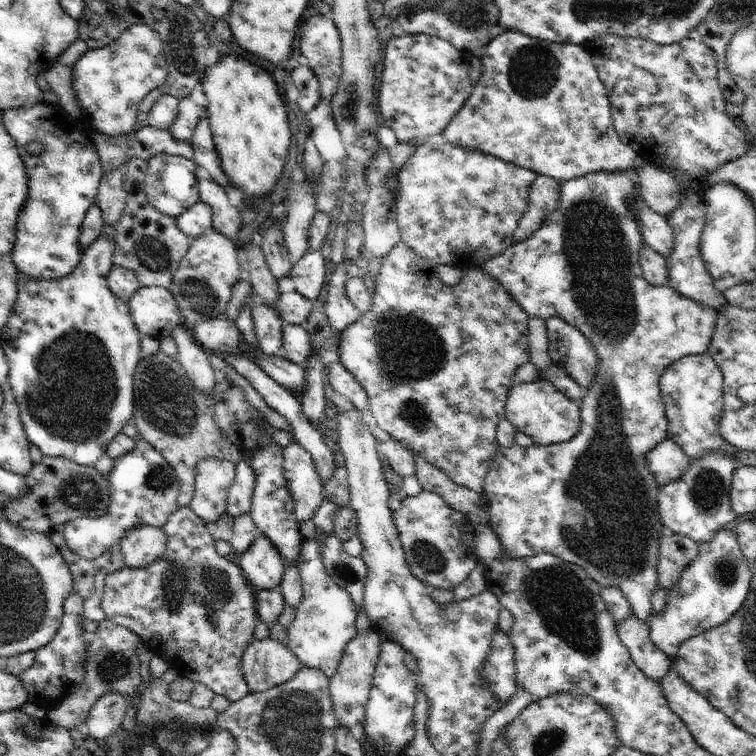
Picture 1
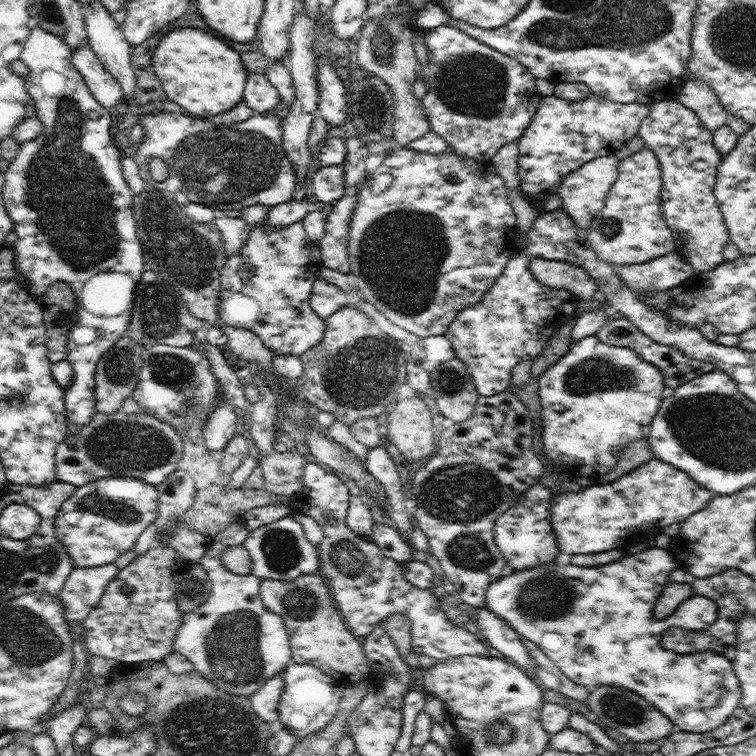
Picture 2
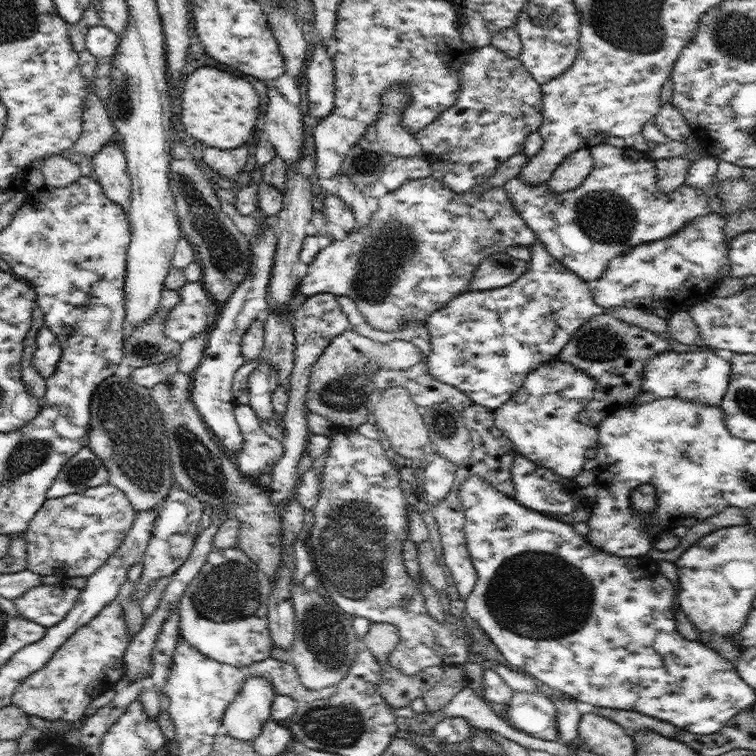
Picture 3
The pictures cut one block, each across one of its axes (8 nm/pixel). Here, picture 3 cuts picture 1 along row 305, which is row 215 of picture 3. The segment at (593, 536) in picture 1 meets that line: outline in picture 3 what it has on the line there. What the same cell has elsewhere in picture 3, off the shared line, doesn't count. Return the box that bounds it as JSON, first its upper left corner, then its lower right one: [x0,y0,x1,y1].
[503,142,712,283]

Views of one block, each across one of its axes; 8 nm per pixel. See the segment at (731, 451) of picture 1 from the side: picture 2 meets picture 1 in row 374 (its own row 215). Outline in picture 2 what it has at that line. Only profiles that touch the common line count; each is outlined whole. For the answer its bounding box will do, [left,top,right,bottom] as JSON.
[639,98,729,274]

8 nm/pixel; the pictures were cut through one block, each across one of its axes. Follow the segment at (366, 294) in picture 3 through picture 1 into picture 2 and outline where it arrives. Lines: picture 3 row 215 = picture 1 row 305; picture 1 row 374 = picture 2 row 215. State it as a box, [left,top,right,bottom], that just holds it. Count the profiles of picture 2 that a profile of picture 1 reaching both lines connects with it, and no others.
[348,146,520,339]

